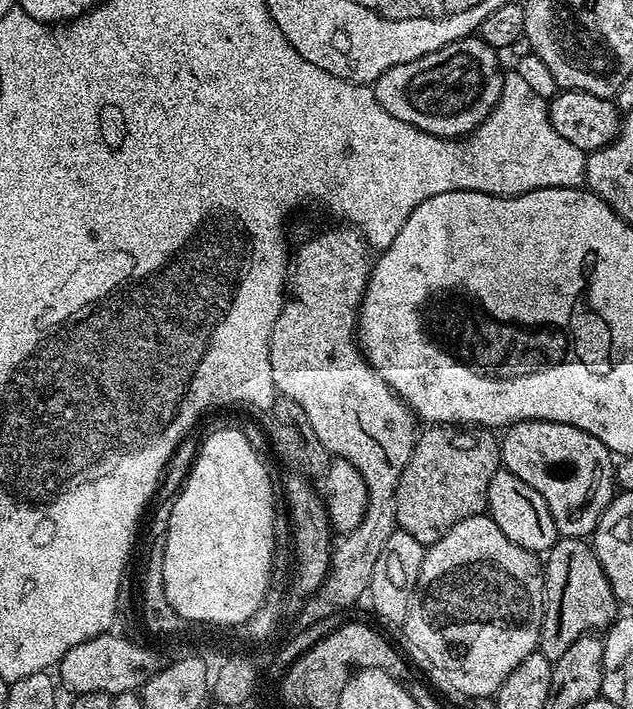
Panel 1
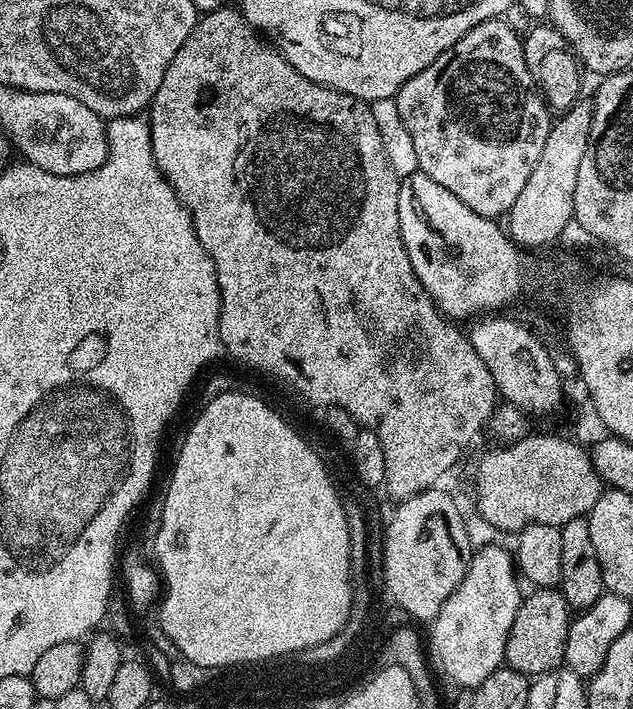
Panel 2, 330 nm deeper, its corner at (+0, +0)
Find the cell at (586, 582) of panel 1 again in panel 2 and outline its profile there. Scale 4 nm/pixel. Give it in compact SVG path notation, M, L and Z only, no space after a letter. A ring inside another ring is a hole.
M559 587L536 588L532 593L525 595L518 606L518 614L514 614L514 626L510 626L510 634L506 638L506 650L504 651L504 664L507 667L518 670L523 676L535 678L552 672L561 667L564 662L566 650L566 634L570 623L570 609L566 598L560 593Z

